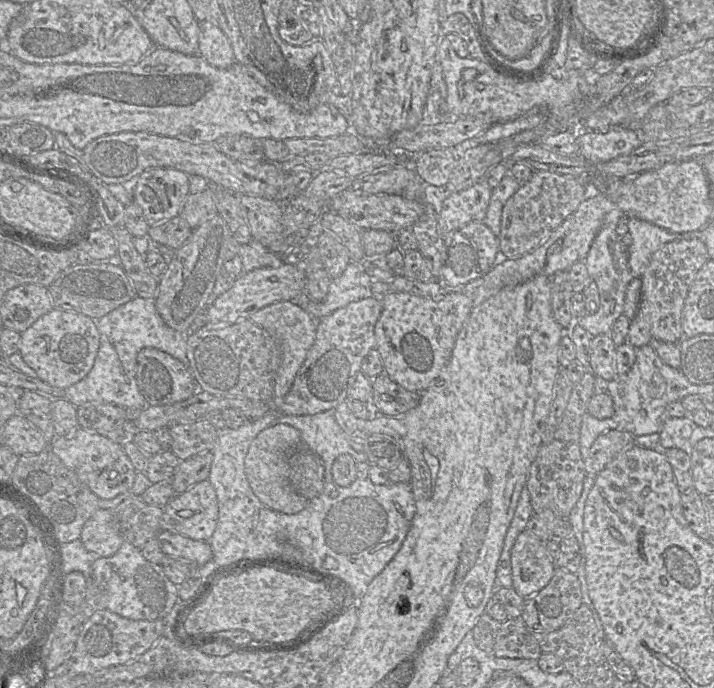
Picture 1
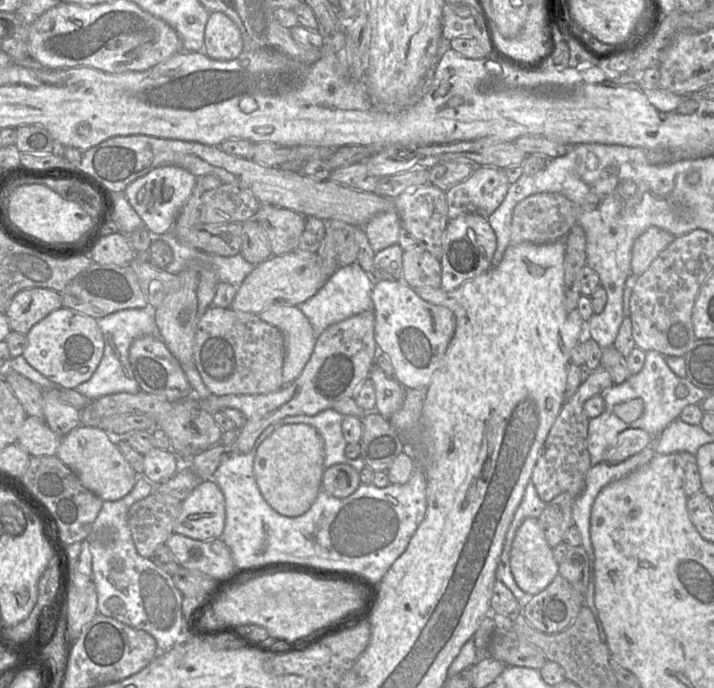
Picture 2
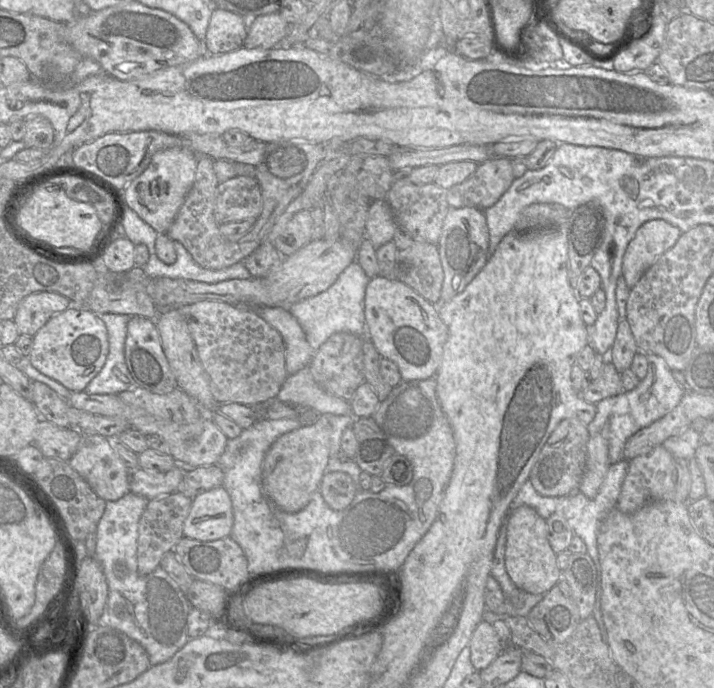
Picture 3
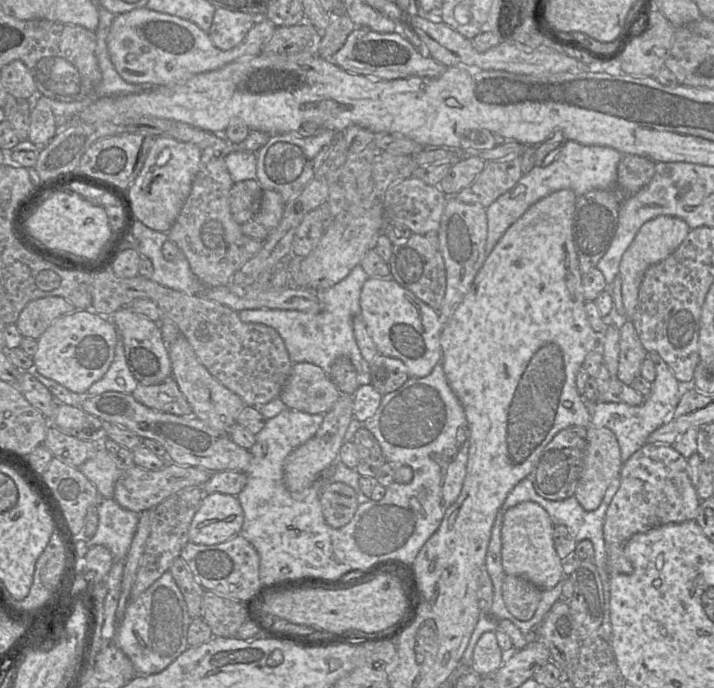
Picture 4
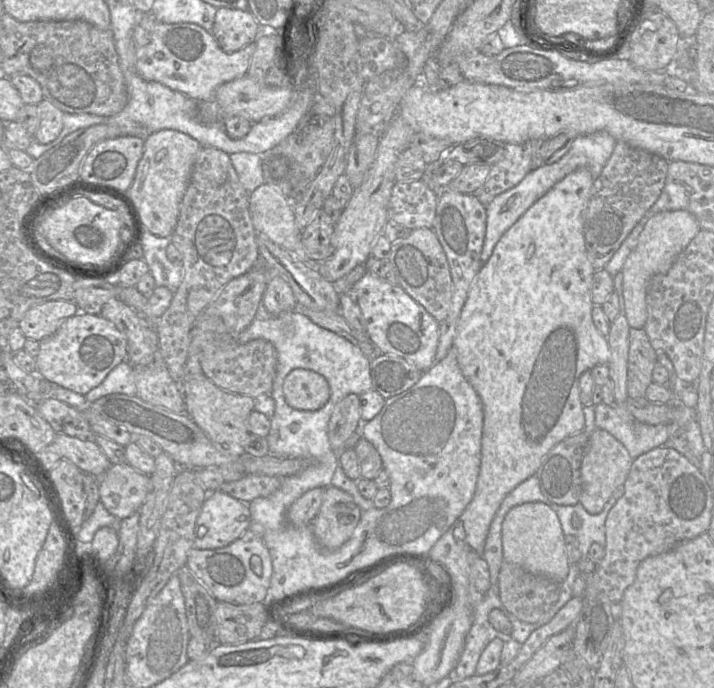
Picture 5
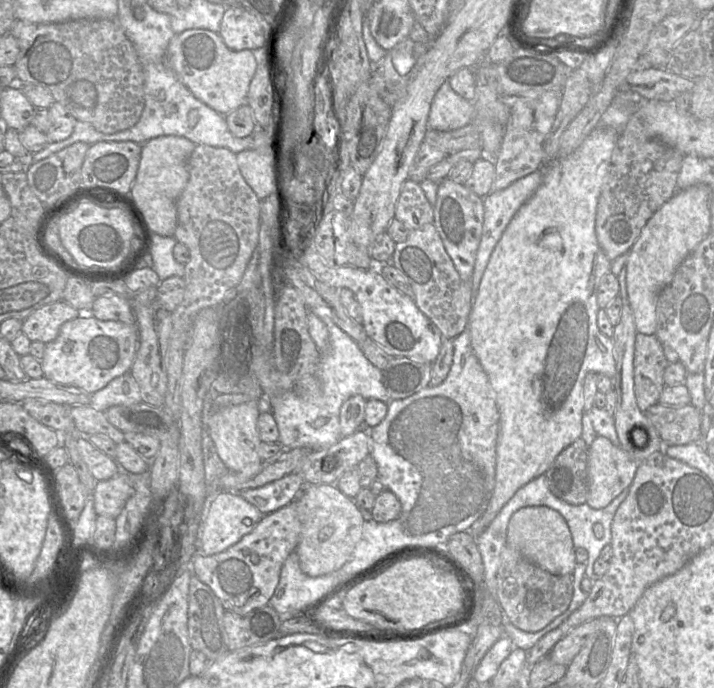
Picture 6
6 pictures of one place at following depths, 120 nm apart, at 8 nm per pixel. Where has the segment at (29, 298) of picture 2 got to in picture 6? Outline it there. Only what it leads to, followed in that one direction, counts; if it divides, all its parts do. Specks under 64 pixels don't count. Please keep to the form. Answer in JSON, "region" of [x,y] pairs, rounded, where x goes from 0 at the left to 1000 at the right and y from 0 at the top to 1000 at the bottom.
{"region":[[[85,436],[62,443],[31,467],[29,481],[43,496],[62,500],[77,494],[85,474],[111,459],[111,452]]]}

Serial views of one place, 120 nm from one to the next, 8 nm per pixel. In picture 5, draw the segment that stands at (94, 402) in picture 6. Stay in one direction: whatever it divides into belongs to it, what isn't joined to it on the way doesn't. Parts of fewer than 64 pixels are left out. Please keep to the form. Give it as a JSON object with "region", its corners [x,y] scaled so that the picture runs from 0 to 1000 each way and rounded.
{"region":[[[178,522],[165,529],[148,547],[143,557],[126,567],[118,576],[122,587],[127,587],[136,580],[158,571],[190,574],[188,535]]]}

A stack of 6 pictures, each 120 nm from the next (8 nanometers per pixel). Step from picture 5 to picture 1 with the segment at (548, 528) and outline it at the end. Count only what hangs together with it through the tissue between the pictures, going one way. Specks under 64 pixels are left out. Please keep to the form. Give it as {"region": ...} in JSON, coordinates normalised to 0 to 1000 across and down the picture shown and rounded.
{"region":[[[734,769],[717,795],[716,824],[718,855],[737,869],[768,850],[779,821],[765,799],[763,788]]]}

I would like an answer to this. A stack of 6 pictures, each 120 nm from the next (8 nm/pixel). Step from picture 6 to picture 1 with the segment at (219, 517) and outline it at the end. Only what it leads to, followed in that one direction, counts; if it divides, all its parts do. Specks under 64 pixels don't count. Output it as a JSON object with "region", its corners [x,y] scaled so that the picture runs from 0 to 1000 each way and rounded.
{"region":[[[289,696],[245,719],[228,738],[224,769],[293,786],[307,750],[305,727],[296,701]]]}

